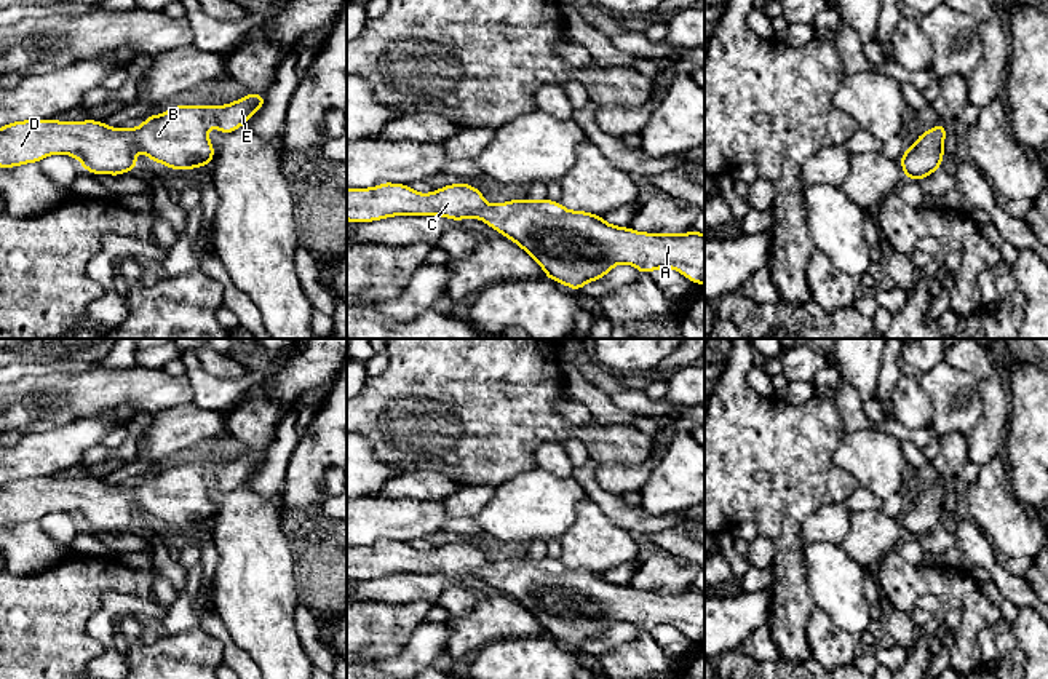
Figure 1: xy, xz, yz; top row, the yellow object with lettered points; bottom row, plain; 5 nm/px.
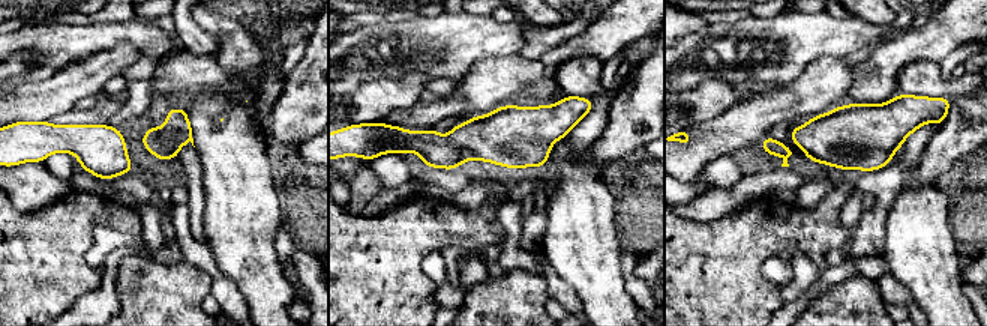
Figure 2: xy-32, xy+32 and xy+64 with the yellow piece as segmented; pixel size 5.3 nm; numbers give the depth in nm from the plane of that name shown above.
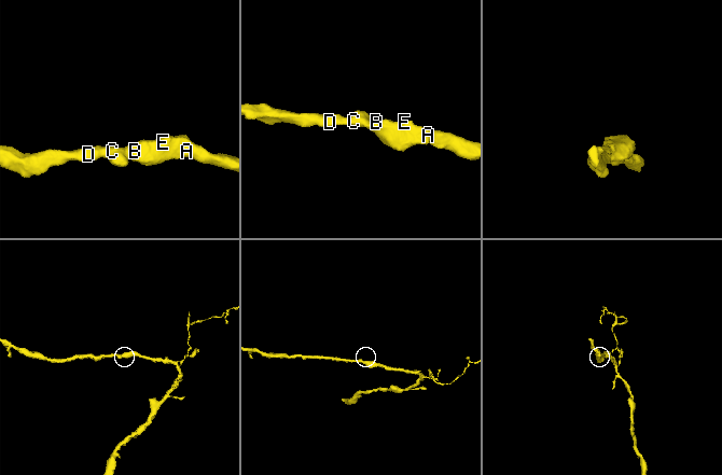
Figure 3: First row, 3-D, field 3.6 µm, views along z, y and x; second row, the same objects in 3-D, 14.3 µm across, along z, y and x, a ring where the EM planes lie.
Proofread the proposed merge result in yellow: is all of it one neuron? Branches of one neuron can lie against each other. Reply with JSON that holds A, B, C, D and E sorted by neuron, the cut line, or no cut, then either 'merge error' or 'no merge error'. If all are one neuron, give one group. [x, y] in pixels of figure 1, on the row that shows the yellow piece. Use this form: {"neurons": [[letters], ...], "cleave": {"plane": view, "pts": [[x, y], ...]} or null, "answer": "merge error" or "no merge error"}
{"neurons": [["A", "B", "C", "D", "E"]], "cleave": null, "answer": "no merge error"}

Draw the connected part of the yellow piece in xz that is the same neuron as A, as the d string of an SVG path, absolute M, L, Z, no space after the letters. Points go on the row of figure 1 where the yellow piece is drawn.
M382 182L369 189L347 189L347 220L374 222L391 216L443 216L455 222L476 217L514 241L535 259L551 281L580 291L586 283L601 280L615 265L629 264L641 273L674 268L687 280L705 284L705 233L647 233L607 224L602 216L566 209L553 200L510 200L489 204L476 187L458 182L431 193L419 193L404 184Z

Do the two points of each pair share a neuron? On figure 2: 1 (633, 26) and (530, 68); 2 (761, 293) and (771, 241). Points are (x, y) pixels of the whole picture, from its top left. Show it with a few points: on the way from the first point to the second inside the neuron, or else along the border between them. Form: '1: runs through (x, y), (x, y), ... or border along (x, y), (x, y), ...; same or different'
1: border along (537, 59), (543, 74), (519, 92); different
2: runs through (753, 280), (753, 259), (758, 254); same

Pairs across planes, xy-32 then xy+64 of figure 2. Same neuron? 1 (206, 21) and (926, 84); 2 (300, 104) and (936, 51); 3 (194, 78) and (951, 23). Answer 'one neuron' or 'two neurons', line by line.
1: one neuron
2: two neurons
3: two neurons

